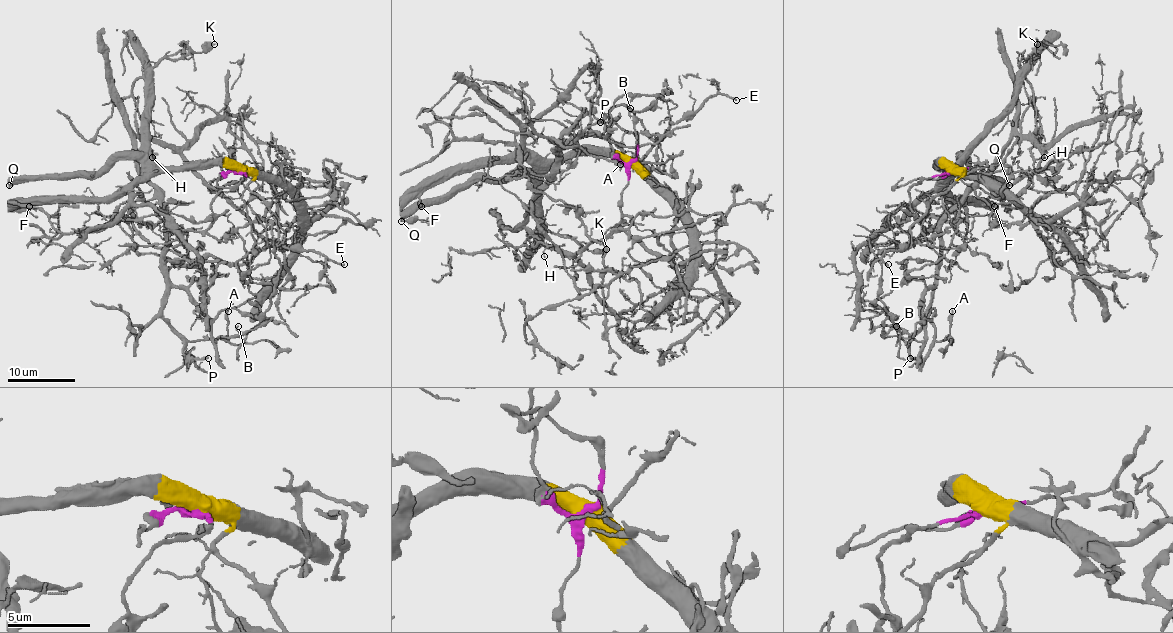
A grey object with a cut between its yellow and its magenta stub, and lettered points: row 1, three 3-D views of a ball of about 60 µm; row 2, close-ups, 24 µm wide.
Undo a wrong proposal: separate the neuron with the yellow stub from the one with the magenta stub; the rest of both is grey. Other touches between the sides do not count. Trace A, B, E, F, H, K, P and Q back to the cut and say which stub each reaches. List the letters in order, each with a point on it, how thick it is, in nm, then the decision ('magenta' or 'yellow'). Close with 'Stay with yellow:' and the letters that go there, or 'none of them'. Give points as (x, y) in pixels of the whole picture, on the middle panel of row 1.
A: at (620, 164); 260 nm thick; magenta
B: at (630, 108); 140 nm thick; magenta
E: at (736, 100); 200 nm thick; yellow
F: at (421, 206); 140 nm thick; yellow
H: at (544, 256); 110 nm thick; yellow
K: at (606, 249); 300 nm thick; yellow
P: at (600, 122); 260 nm thick; magenta
Q: at (401, 221); 420 nm thick; yellow
Stay with yellow: E, F, H, K, Q

